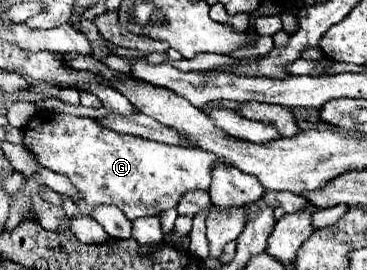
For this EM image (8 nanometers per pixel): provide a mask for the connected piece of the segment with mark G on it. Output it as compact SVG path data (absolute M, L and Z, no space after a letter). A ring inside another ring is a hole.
M39 111L23 131L23 145L35 155L35 159L43 167L69 177L79 191L77 207L81 215L89 215L95 205L117 205L129 221L159 215L177 207L179 197L185 191L207 191L213 167L231 165L227 159L205 149L147 141L137 135L117 133L89 117L55 111Z

